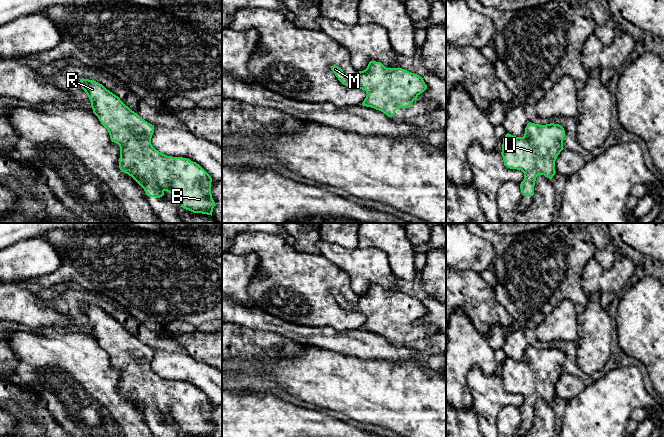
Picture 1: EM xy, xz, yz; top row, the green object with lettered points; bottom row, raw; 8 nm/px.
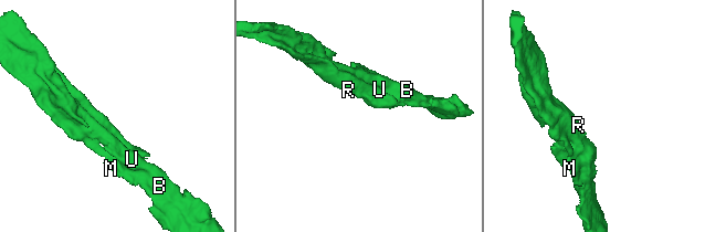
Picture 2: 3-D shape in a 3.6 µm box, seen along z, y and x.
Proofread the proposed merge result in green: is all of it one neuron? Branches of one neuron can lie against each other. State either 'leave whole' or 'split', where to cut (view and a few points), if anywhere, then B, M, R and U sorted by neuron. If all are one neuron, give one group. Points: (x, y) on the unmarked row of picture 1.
leave whole; no cut; B M R U

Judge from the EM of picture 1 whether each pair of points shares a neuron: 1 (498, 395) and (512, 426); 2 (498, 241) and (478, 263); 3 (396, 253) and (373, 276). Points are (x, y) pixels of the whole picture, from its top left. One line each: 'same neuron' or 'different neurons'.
1: different neurons
2: different neurons
3: different neurons

